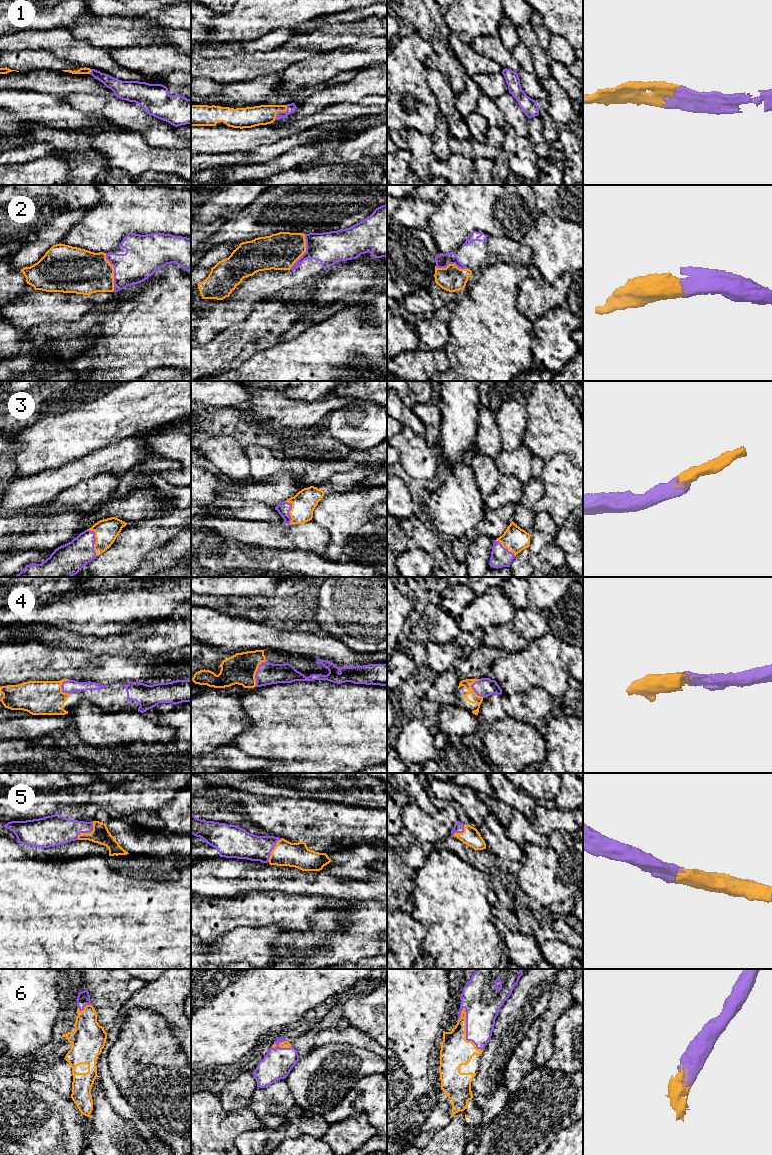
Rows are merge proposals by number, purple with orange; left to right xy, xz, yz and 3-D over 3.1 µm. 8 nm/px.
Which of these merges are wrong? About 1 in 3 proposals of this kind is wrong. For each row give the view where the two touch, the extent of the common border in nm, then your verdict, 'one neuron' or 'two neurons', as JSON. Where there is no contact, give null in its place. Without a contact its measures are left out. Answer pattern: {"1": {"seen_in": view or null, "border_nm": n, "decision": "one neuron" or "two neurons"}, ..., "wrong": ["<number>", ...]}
{"1": {"seen_in": "xz", "border_nm": 160, "decision": "one neuron"}, "2": {"seen_in": "xy", "border_nm": 320, "decision": "one neuron"}, "3": {"seen_in": "xy", "border_nm": 240, "decision": "one neuron"}, "4": {"seen_in": "xz", "border_nm": 240, "decision": "one neuron"}, "5": {"seen_in": "xy", "border_nm": 190, "decision": "one neuron"}, "6": {"seen_in": "yz", "border_nm": 380, "decision": "one neuron"}, "wrong": []}

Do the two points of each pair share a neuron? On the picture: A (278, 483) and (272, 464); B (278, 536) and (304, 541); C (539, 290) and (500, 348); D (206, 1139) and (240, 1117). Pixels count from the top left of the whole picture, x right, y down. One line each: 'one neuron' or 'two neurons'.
A: two neurons
B: one neuron
C: two neurons
D: one neuron

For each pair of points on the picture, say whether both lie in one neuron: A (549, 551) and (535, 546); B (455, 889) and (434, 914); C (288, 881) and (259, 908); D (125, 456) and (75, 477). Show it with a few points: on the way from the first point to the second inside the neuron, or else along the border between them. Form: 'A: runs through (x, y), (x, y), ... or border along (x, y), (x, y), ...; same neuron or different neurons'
A: border along (553, 542), (545, 544), (536, 553), (531, 552); different neurons
B: runs through (450, 895), (450, 898), (440, 908); same neuron
C: border along (253, 891), (279, 891), (286, 895), (300, 896); different neurons
D: runs through (113, 458), (96, 462), (87, 467); same neuron

